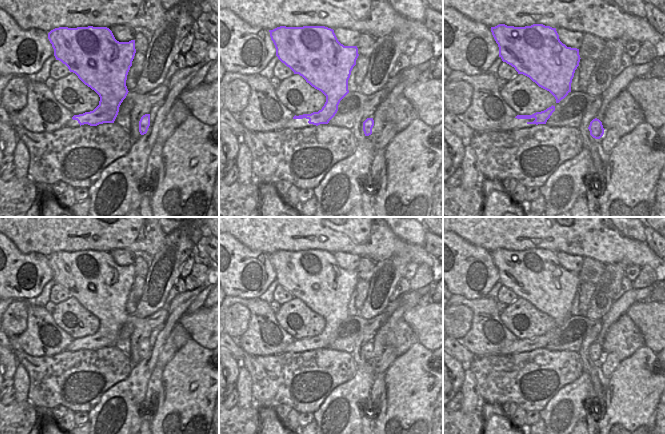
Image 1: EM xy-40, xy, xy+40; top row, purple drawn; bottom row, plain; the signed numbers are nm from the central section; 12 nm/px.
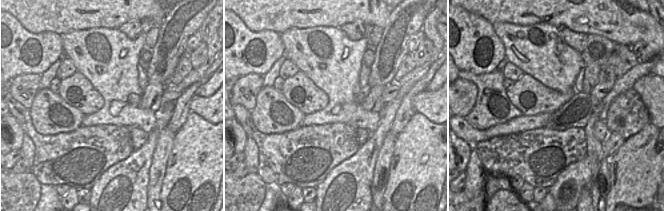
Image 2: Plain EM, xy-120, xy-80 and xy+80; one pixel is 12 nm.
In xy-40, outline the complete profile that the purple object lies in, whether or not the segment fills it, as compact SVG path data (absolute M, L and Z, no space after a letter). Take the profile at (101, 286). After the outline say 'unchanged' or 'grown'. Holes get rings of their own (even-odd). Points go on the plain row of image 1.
M93 250L55 252L48 257L48 263L54 273L56 284L65 288L70 296L75 297L85 309L94 314L100 321L99 329L93 335L74 339L72 343L77 344L80 350L84 348L97 350L103 347L114 347L119 336L119 331L129 316L126 310L126 304L136 277L135 264L119 266L115 263L109 252Z; unchanged

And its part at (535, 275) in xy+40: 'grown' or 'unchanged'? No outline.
unchanged

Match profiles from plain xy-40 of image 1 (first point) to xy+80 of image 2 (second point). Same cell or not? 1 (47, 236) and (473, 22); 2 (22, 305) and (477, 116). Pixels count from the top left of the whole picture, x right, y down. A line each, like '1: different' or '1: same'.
1: different
2: different

